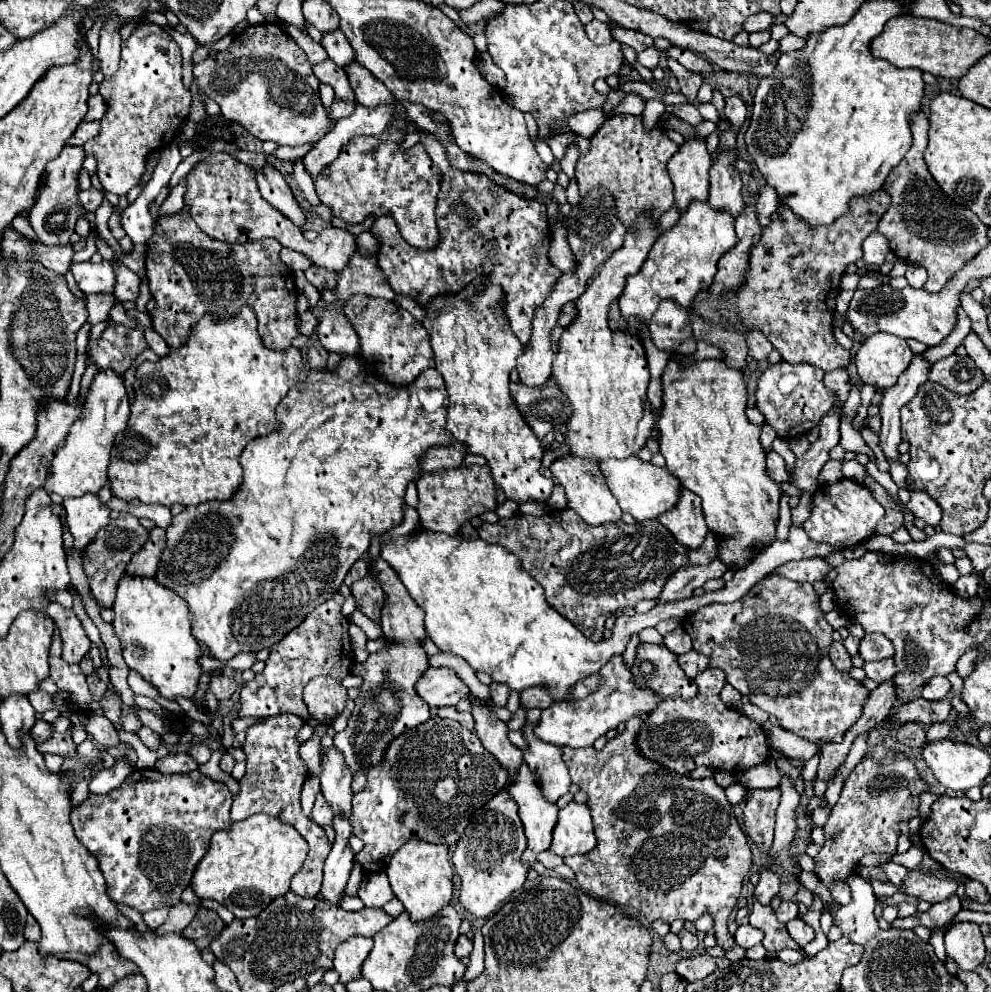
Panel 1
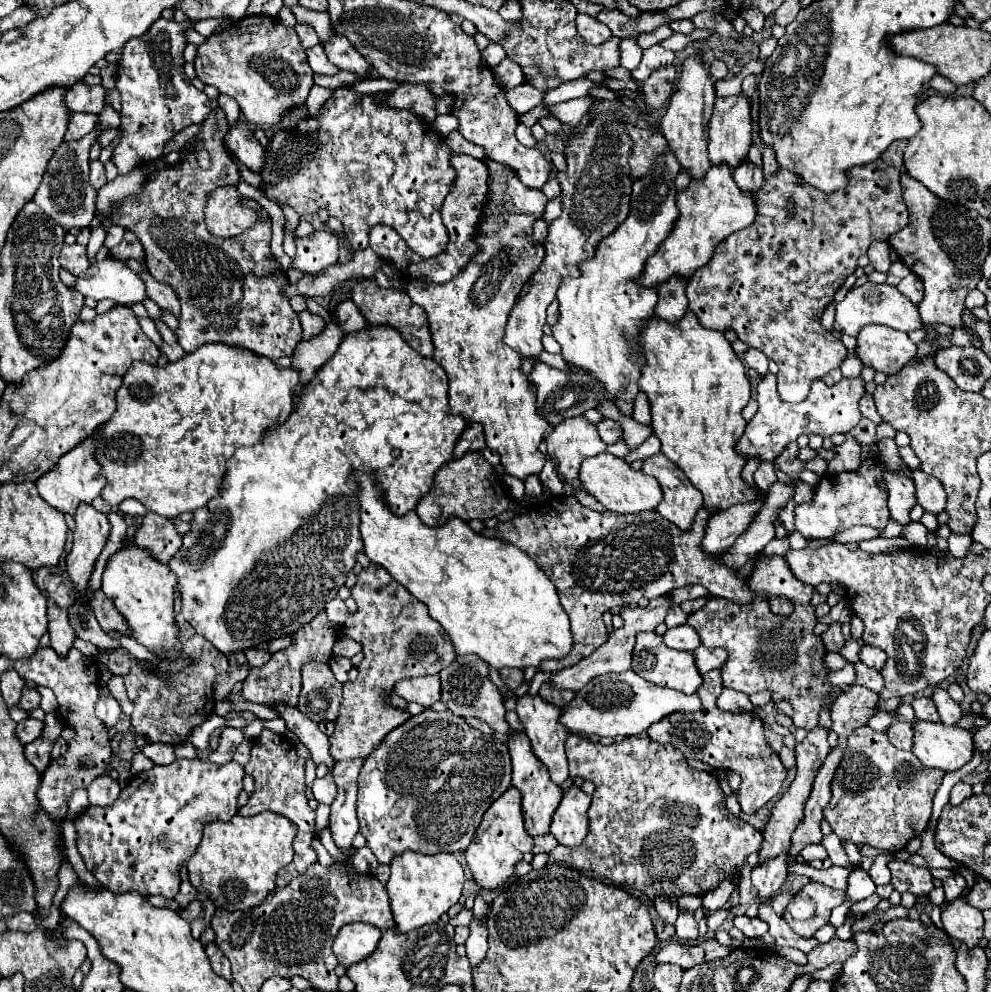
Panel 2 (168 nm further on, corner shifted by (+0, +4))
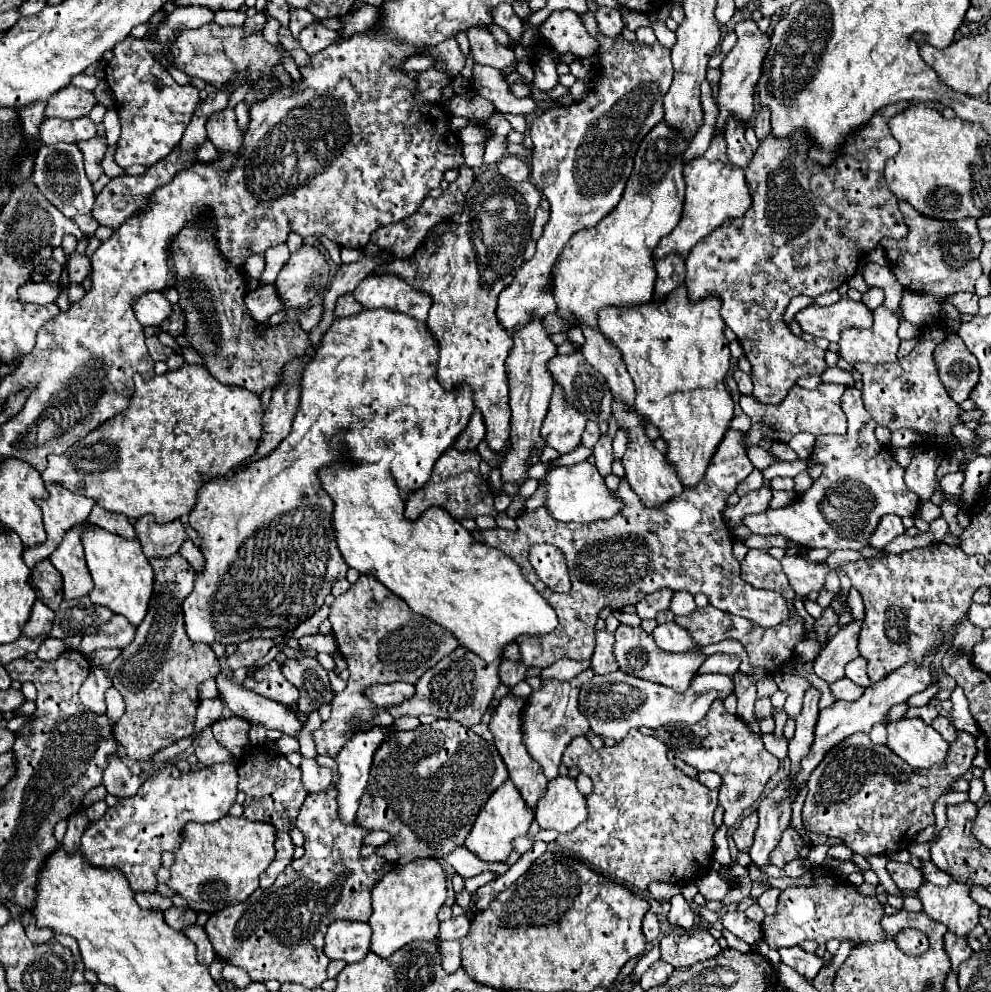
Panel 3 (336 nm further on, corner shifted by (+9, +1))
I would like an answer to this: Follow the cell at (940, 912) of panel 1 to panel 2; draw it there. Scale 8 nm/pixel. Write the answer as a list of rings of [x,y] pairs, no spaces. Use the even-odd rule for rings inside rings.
[[[955,873],[947,879],[943,879],[943,889],[945,889],[945,899],[953,901],[955,897],[959,897],[967,889],[967,881],[961,873]]]

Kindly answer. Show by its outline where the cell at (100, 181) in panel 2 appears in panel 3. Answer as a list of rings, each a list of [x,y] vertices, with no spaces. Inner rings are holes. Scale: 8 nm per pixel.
[[[94,136],[92,140],[86,142],[78,142],[78,148],[84,154],[84,166],[86,166],[86,176],[90,182],[96,182],[102,176],[102,158],[106,152],[106,138],[102,136]]]

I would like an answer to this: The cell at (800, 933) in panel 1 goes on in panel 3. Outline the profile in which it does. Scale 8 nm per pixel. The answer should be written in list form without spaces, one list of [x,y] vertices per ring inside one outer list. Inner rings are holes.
[[[834,876],[834,880],[832,878],[820,880],[812,888],[786,888],[786,890],[782,890],[780,892],[780,898],[778,898],[778,910],[776,910],[774,916],[766,916],[764,918],[762,932],[766,934],[766,942],[772,948],[796,946],[796,944],[800,944],[804,940],[816,940],[818,944],[824,944],[830,938],[838,938],[838,940],[850,938],[854,942],[880,942],[880,940],[886,940],[888,938],[881,926],[883,916],[883,906],[880,906],[878,900],[860,896],[856,892],[856,886],[850,886],[844,880],[836,880],[836,876]]]

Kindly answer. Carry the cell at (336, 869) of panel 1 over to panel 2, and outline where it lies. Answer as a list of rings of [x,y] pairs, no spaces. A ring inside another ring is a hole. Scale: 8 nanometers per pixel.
[[[359,757],[351,761],[337,761],[333,767],[333,777],[337,783],[337,797],[331,803],[329,829],[339,849],[351,847],[351,841],[359,831],[355,809],[357,809],[357,775],[363,763],[365,759]]]

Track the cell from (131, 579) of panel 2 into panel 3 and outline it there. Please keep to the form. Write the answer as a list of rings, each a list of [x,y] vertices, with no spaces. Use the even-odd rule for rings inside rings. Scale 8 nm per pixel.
[[[94,528],[84,532],[82,536],[86,550],[86,564],[94,580],[94,590],[90,594],[92,604],[106,606],[114,614],[122,614],[130,620],[132,626],[138,628],[146,618],[150,598],[154,592],[154,570],[148,558],[142,554],[142,546],[138,540],[126,540],[116,534],[106,532],[104,528]]]

